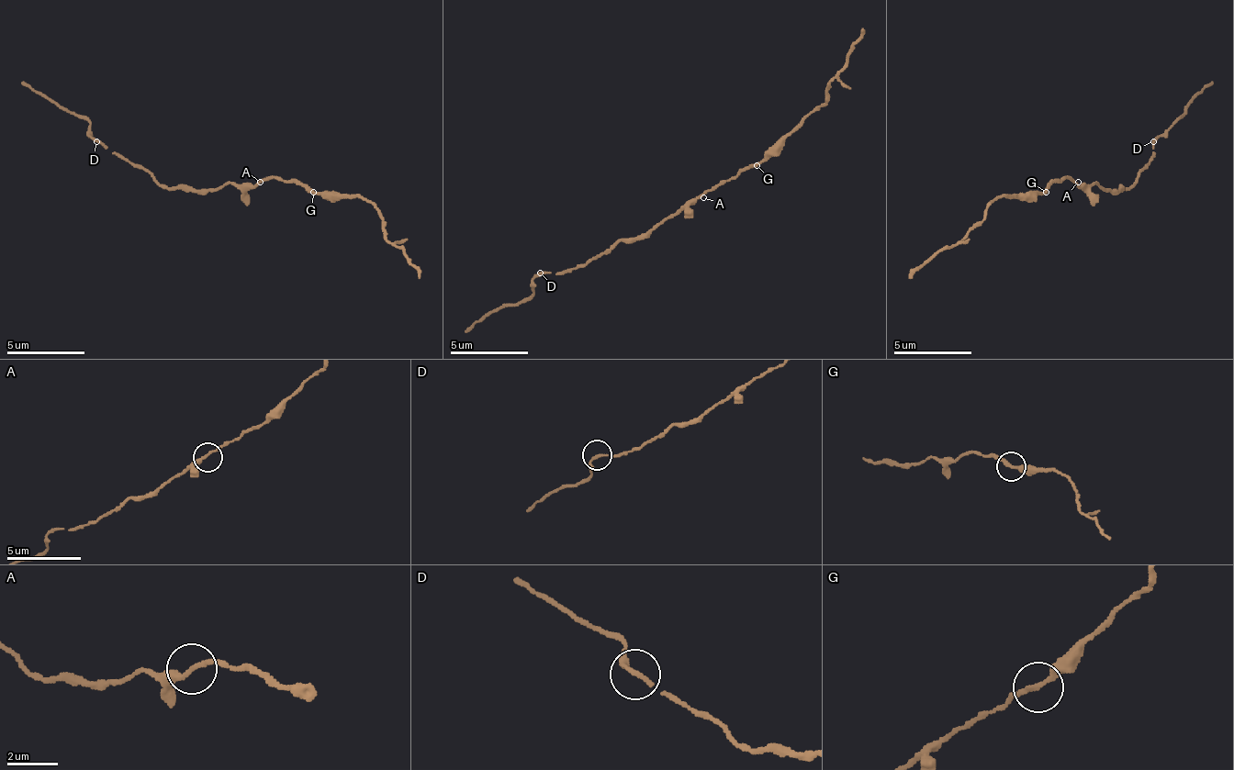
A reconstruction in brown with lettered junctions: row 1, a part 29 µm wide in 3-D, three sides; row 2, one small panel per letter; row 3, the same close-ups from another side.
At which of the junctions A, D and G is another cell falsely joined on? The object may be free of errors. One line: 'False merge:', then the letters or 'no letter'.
False merge: no letter

